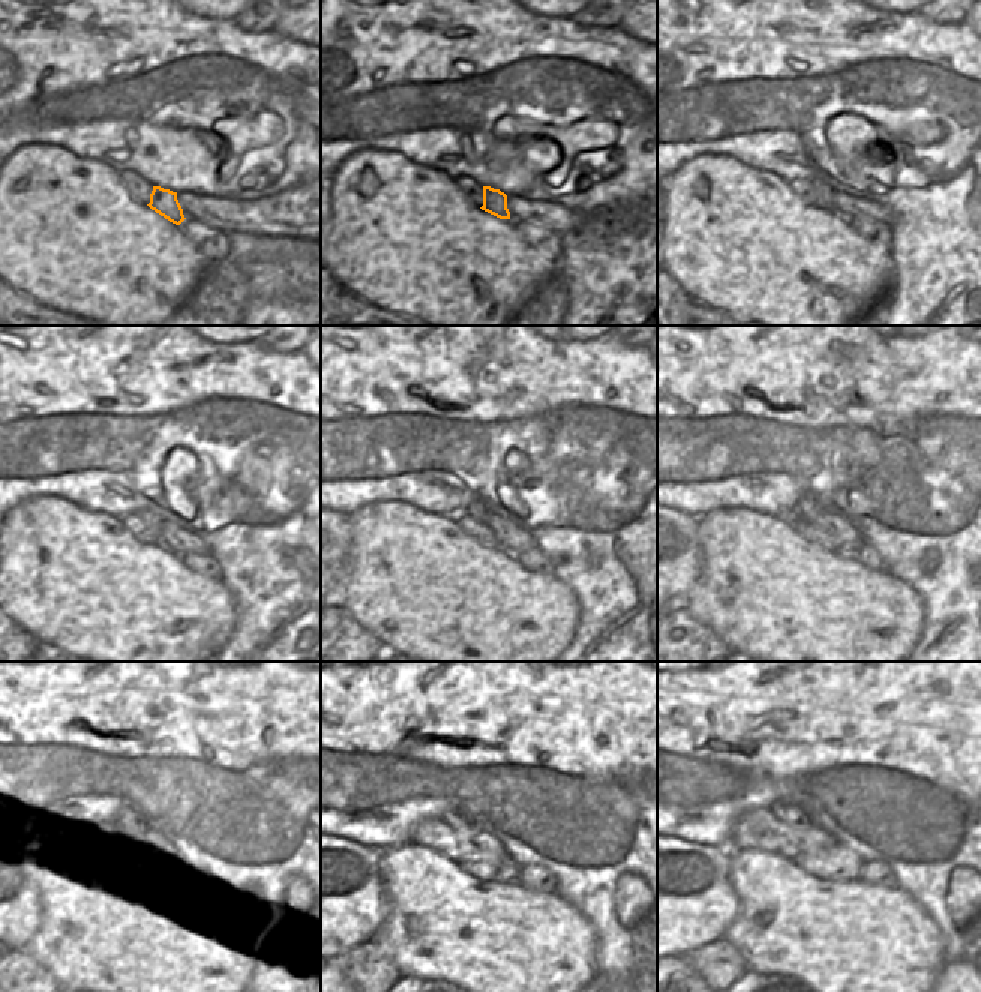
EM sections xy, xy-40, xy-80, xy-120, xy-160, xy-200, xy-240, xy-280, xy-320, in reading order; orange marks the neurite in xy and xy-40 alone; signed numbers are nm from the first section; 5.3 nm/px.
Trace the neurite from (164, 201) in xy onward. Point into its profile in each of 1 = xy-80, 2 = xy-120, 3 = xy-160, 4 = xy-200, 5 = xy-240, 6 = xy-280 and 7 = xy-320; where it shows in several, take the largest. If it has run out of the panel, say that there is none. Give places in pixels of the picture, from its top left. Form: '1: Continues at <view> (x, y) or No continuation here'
1: Continues at xy-80 (825, 191)
2: Continues at xy-120 (150, 520)
3: Continues at xy-160 (479, 511)
4: Continues at xy-200 (807, 508)
5: Continues at xy-240 (129, 830)
6: Continues at xy-280 (456, 821)
7: Continues at xy-320 (792, 815)

